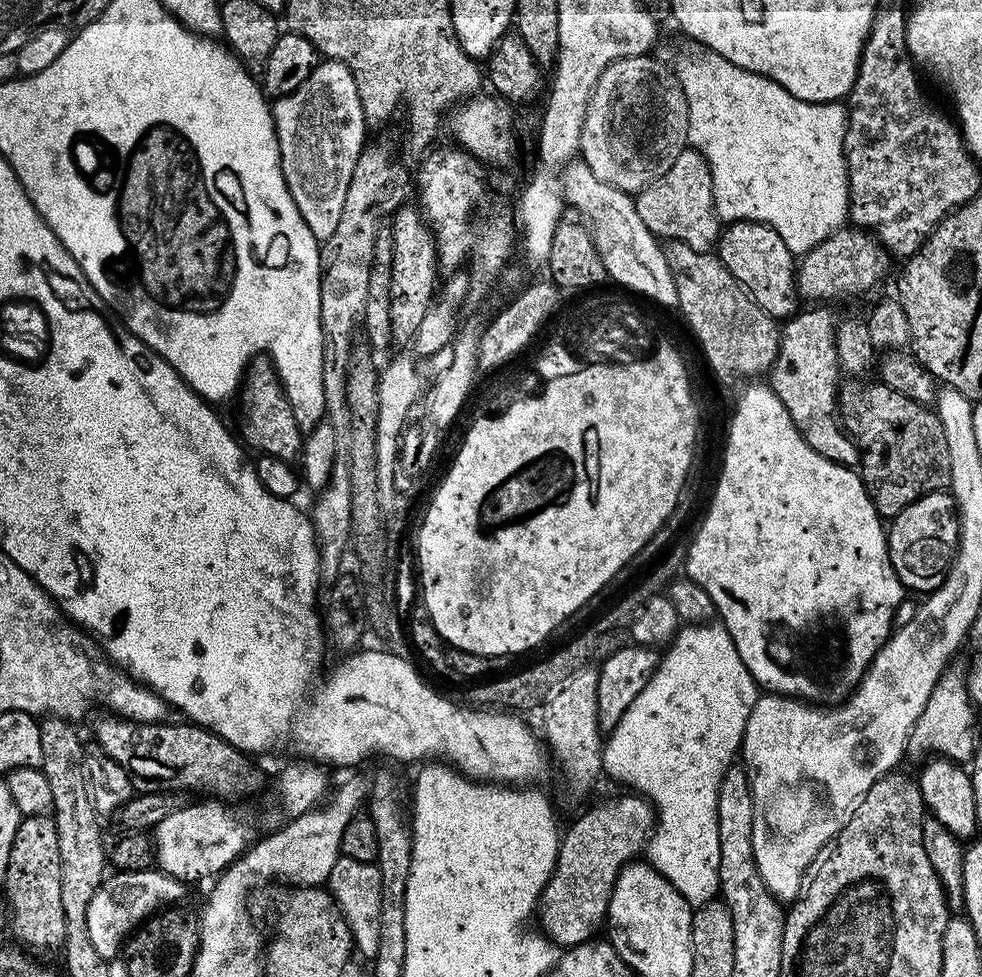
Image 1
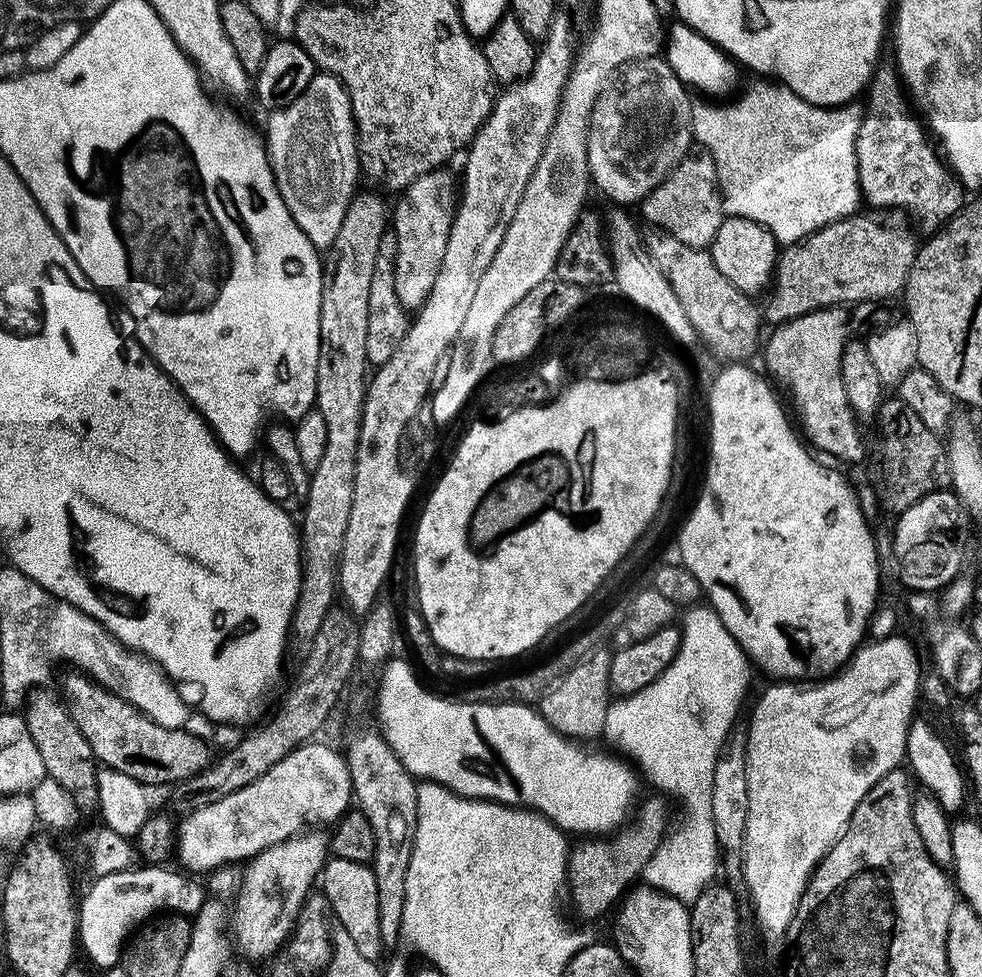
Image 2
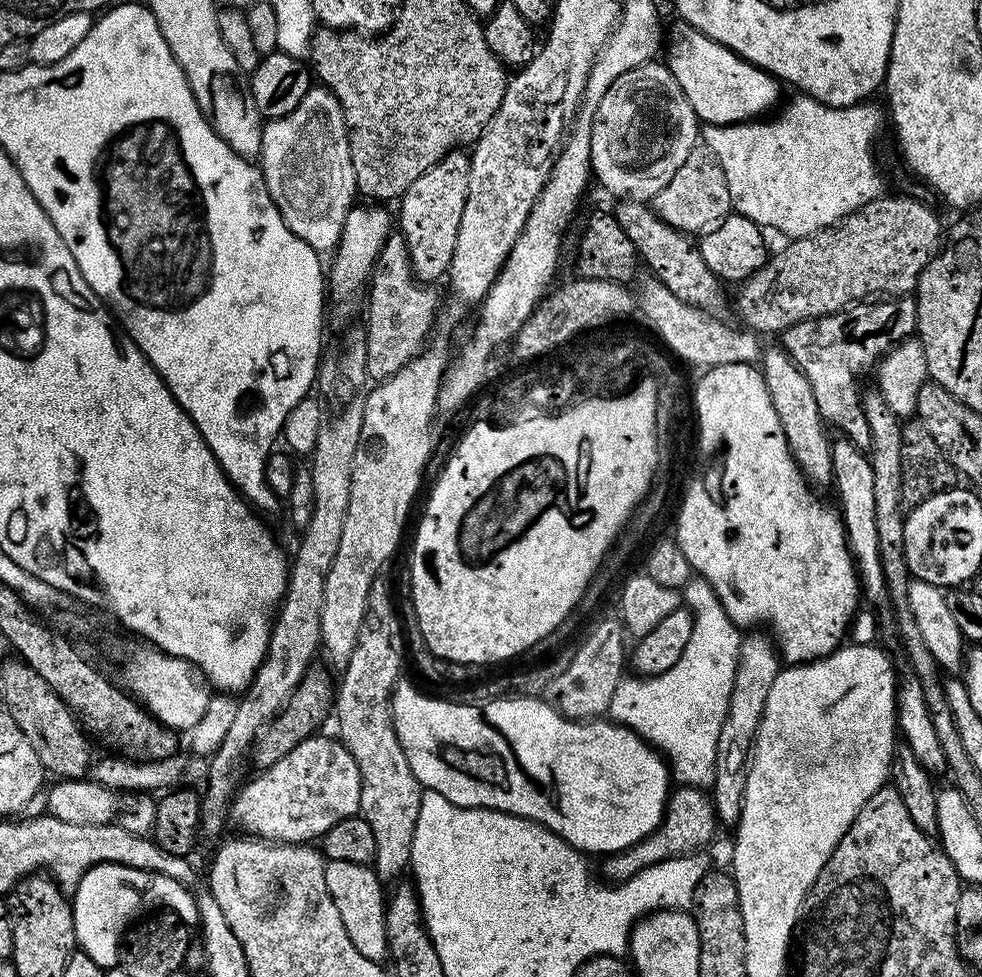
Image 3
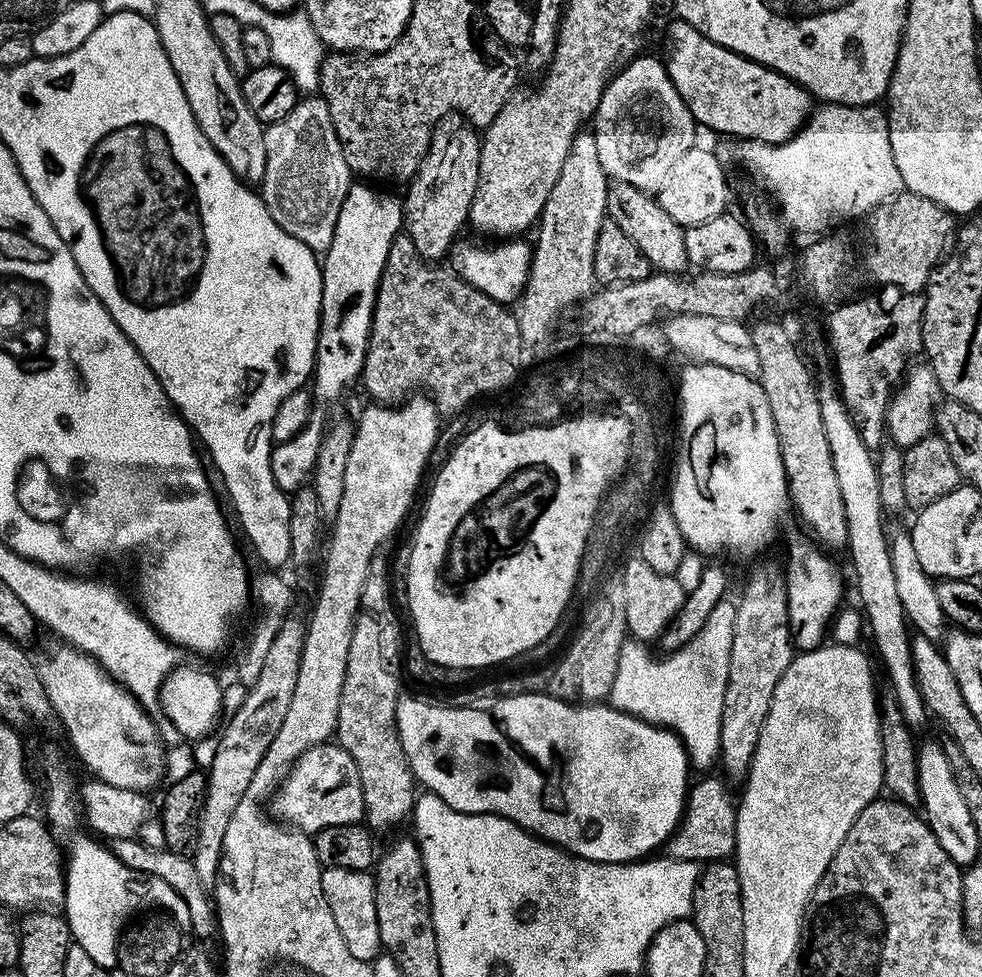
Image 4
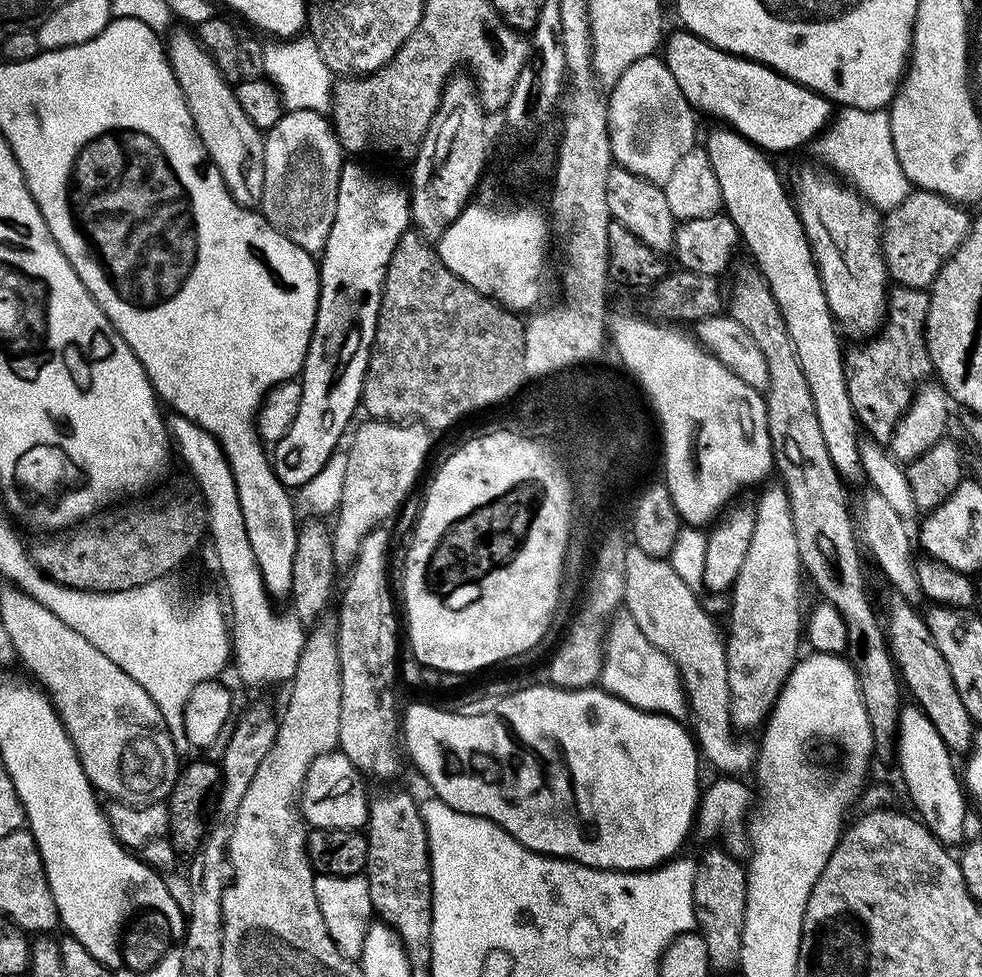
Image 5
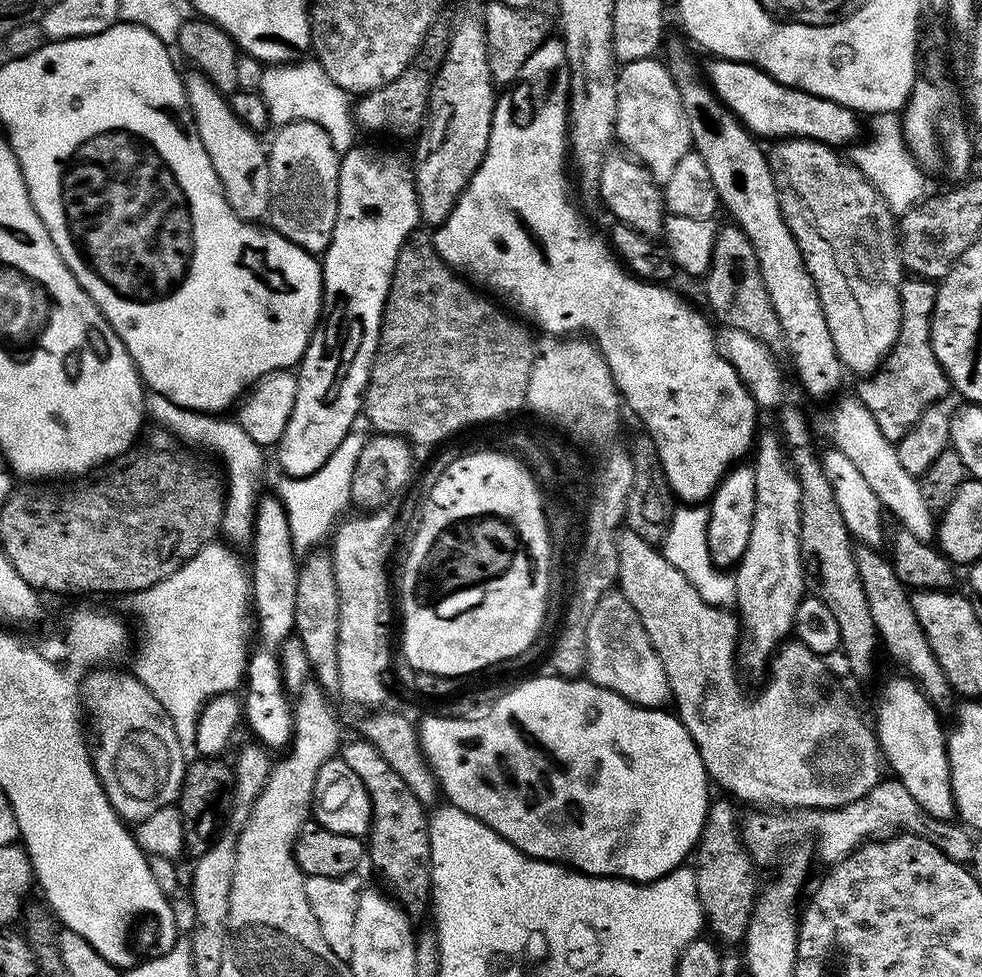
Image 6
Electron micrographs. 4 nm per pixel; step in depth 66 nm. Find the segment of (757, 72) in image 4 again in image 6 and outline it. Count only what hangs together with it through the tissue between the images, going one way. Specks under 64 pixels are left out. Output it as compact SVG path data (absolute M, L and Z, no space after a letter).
M712 58L709 61L706 79L712 91L757 138L772 136L771 138L817 140L840 150L843 149L843 144L851 145L861 135L861 117L851 108L830 102L830 98L818 98L818 94L778 82L762 69L744 64L741 60Z

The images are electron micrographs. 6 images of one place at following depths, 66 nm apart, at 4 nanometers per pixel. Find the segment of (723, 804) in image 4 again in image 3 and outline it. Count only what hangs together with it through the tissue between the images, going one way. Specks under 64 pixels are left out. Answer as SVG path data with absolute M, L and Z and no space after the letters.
M680 786L671 793L663 821L659 828L651 832L642 842L625 852L613 852L605 855L603 879L608 882L628 880L634 874L646 870L659 860L672 860L675 856L690 856L699 853L712 840L718 829L716 810L712 805L712 797L707 791Z

